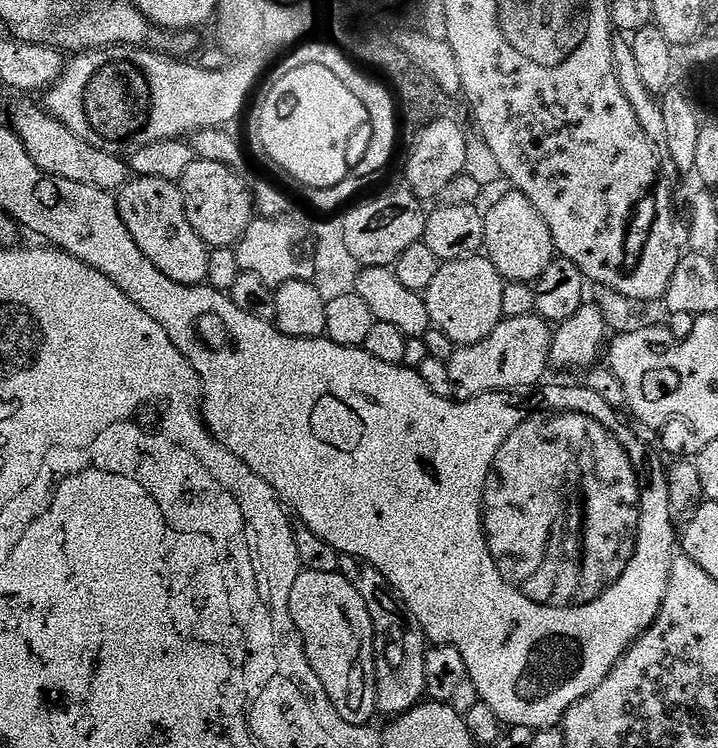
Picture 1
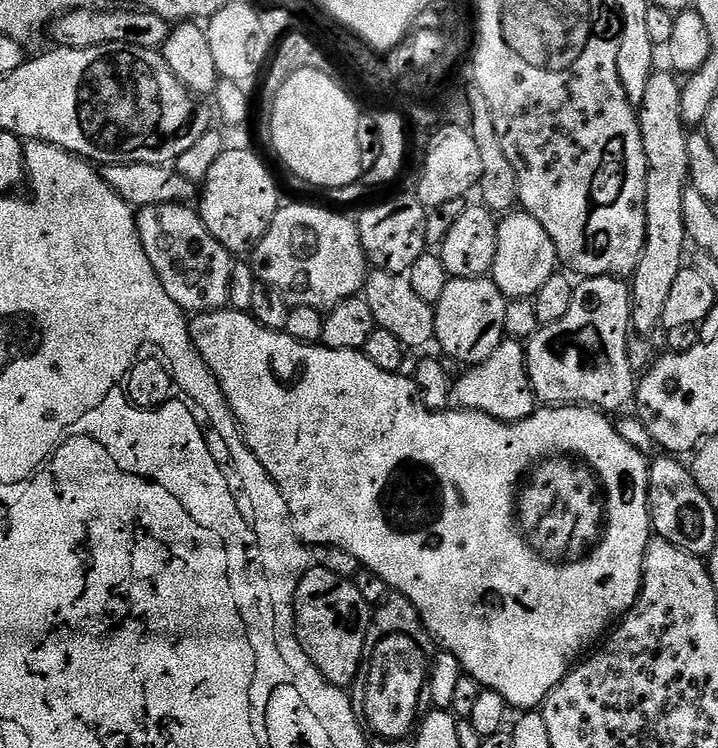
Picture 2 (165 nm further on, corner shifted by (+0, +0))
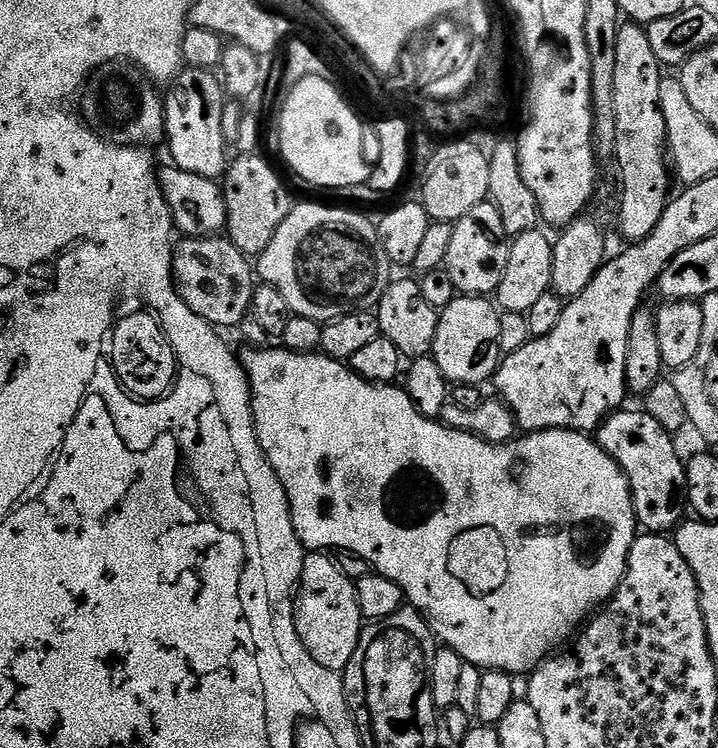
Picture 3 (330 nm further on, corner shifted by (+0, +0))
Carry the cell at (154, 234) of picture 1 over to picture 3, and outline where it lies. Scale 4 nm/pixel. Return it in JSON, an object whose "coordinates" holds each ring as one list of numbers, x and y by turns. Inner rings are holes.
{"coordinates":[[219,235,181,239,172,253,172,279,186,306,217,330,235,329,252,307,253,261,239,252,231,240]]}

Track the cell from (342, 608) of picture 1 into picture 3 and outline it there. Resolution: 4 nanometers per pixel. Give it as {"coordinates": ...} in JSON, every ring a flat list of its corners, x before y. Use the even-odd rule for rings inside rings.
{"coordinates":[[312,550,305,555,294,607,302,646,306,646,314,662,326,666,331,672,343,673,350,658,354,658,354,650,360,641,362,617,356,585,346,574,342,574,331,555,320,550]]}

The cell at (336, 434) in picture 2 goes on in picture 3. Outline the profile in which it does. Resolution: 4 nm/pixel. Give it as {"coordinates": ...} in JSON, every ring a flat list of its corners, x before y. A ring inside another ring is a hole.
{"coordinates":[[248,346,244,348,245,352,241,351,239,353,239,358,240,364,244,367,244,372,248,376,248,385,252,391,252,417,254,418,254,426,256,427,256,437,262,446,262,450,266,454,266,458,270,462,270,466,274,470,274,474,278,474,278,478,286,490,288,501,290,502,290,514,294,522,294,530,298,534,300,543,304,545,305,549,332,550,328,548,336,548,335,550,339,550,340,552,352,552,358,558,365,560,371,571,378,573,379,576,390,578,390,582,394,582,404,591,405,601,428,621,428,626,432,629,432,635,436,637,437,641,439,641,443,647,454,650,467,663,473,664,473,666,481,670,497,668,500,672,511,672,513,674,524,672,523,674,530,674,541,662,553,655,554,650,559,649,556,647,558,647,568,635,571,637,597,609,611,600,612,595,618,590,618,586,622,582,622,578,628,569,628,555,632,549,632,544,636,541,638,525,636,523,636,511,632,505,632,491,628,485,628,479,624,477,624,471,618,467,615,460,611,460,611,458,605,454,604,449,600,447,599,443,597,443,591,435,583,432,575,432,569,428,547,428,541,432,517,435,506,444,491,444,469,432,454,430,439,419,422,415,414,406,414,402,403,387,393,386,392,384,372,384,370,381,361,378,356,372,353,372,351,367,343,360,335,360,334,358,321,354,319,351,291,352,290,349,283,346,277,346,277,348,272,347,273,346]]}

